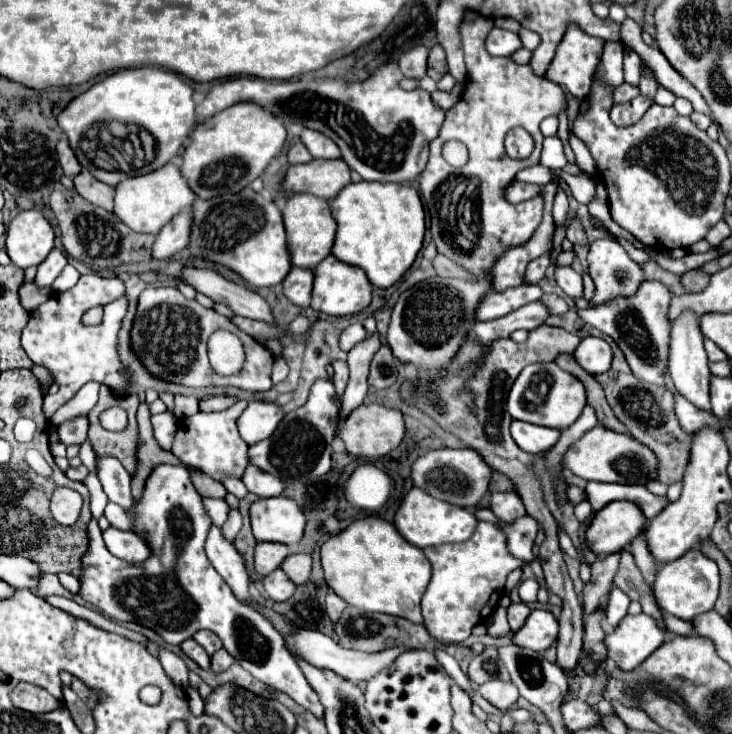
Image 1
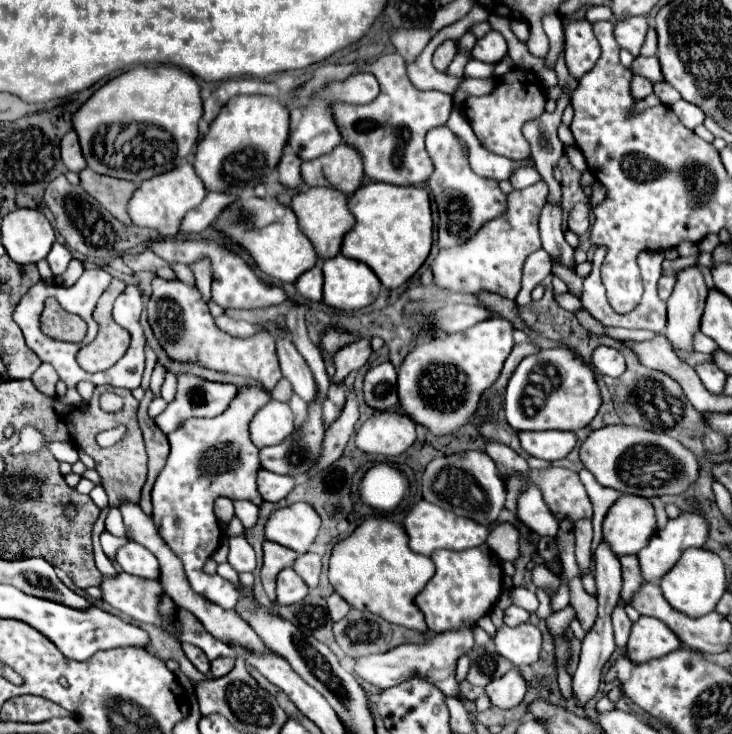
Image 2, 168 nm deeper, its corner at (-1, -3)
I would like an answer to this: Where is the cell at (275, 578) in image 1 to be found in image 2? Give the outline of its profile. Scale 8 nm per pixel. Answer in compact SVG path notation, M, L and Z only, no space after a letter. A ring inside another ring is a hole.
M284 568L278 574L278 604L288 606L288 604L296 604L300 600L304 600L304 596L308 594L308 586L304 584L304 580L300 580L300 576L292 570L292 568Z

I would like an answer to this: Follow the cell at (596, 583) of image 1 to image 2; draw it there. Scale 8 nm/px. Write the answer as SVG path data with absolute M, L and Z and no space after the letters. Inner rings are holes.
M580 578L568 580L568 588L570 588L570 604L576 608L580 626L584 628L584 632L588 632L592 628L592 624L596 622L598 602L596 602L594 596L590 596L590 594L584 592Z

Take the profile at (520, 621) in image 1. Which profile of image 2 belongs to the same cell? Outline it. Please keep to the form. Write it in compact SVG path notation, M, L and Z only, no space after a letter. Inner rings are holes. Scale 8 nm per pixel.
M510 606L504 610L504 624L506 626L518 626L518 624L524 624L528 622L530 614L518 606Z

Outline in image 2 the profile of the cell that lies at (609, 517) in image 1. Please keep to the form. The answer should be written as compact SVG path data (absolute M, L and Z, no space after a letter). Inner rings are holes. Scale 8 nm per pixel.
M622 494L604 518L604 540L616 556L638 554L656 532L656 514L648 498Z

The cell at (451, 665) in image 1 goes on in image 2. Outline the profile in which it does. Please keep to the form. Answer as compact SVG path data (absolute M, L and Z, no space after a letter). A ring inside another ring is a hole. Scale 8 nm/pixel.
M368 518L348 538L334 546L328 578L334 590L352 608L372 612L398 626L424 632L426 622L420 608L414 604L414 598L424 590L434 572L436 568L428 556L416 554L408 548L408 534L402 524L384 518Z

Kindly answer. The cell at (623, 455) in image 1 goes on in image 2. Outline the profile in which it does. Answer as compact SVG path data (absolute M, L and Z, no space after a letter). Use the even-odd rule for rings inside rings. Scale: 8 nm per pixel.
M614 424L594 430L580 446L580 460L596 480L622 494L636 494L644 498L678 496L684 494L700 476L700 464L688 448L668 434L646 432L646 428Z

